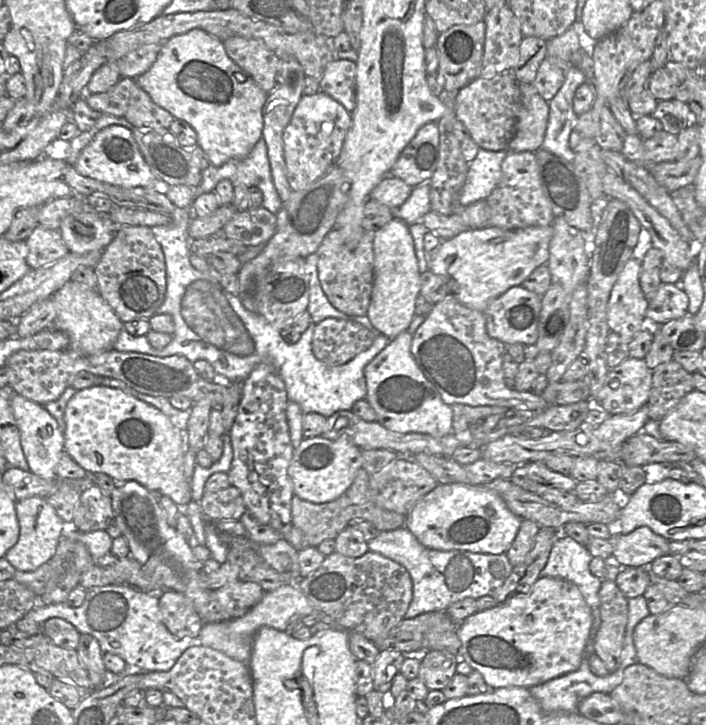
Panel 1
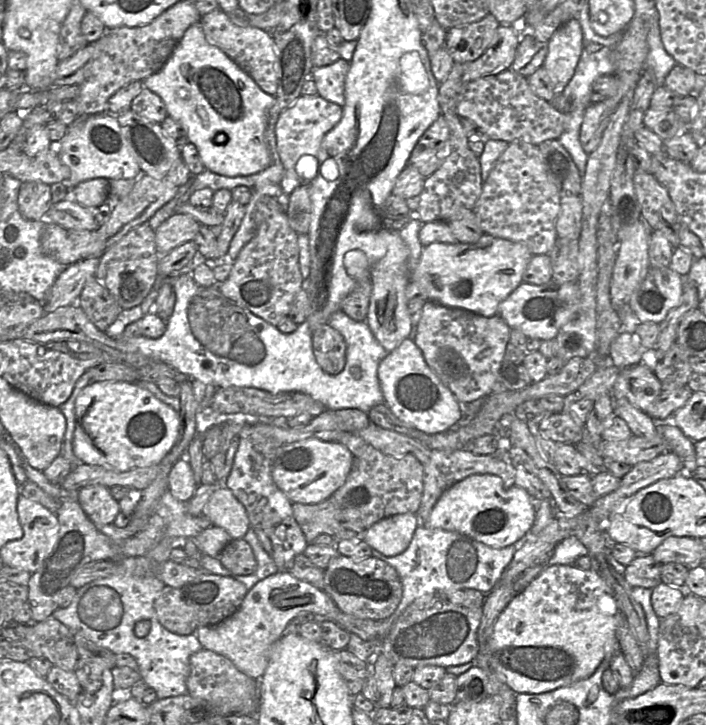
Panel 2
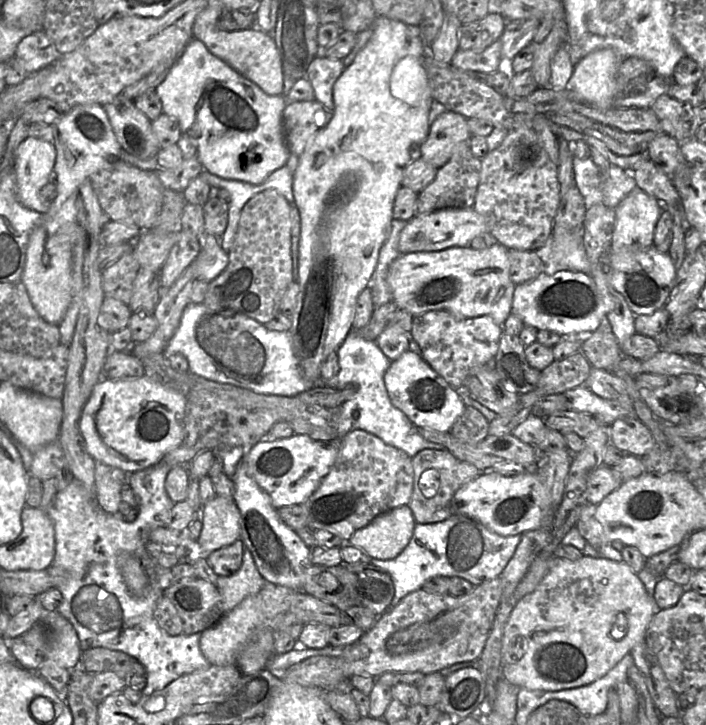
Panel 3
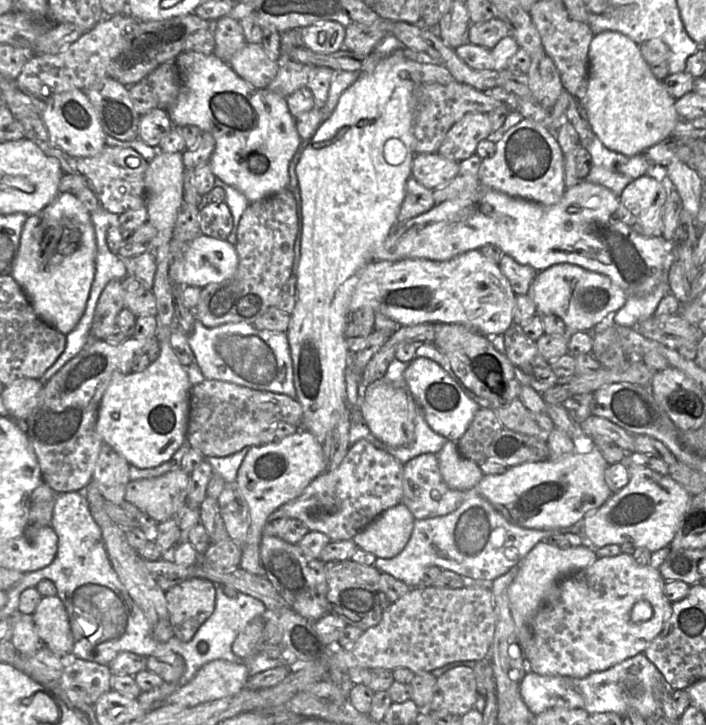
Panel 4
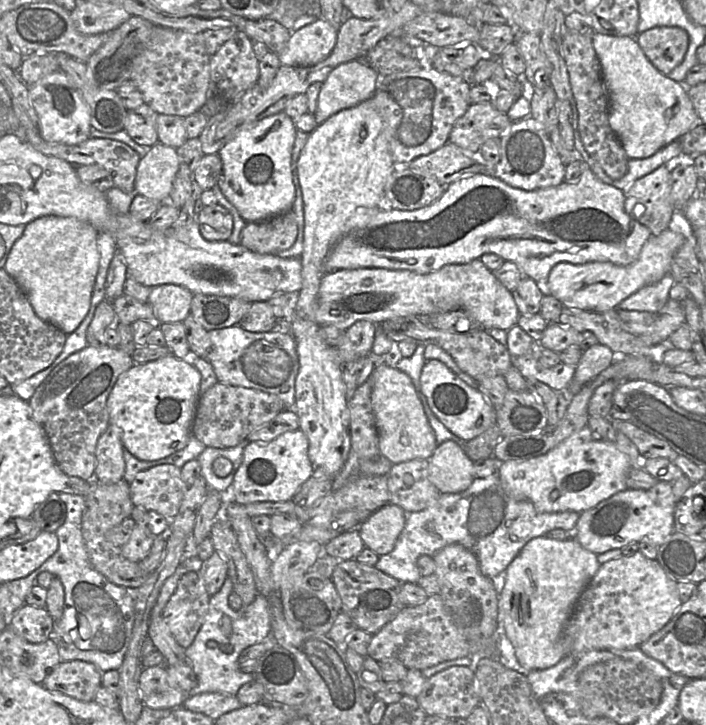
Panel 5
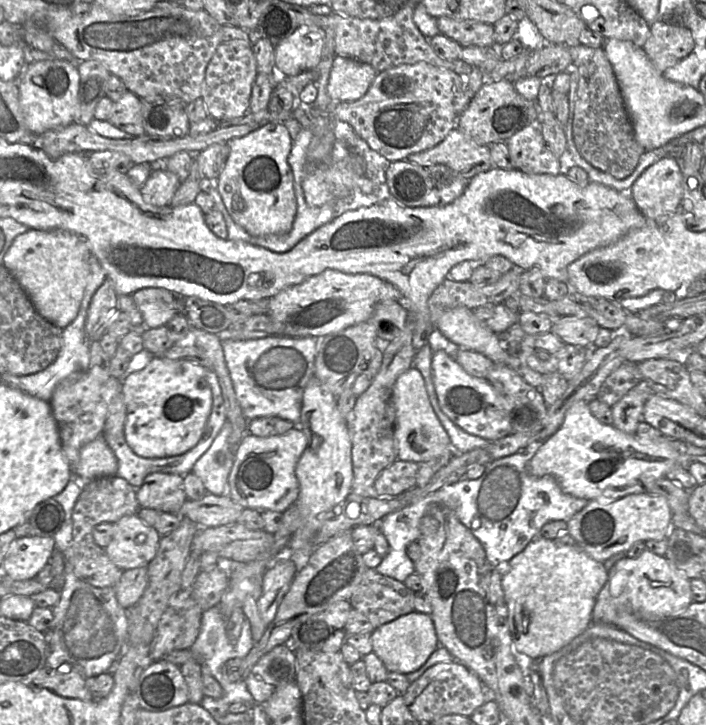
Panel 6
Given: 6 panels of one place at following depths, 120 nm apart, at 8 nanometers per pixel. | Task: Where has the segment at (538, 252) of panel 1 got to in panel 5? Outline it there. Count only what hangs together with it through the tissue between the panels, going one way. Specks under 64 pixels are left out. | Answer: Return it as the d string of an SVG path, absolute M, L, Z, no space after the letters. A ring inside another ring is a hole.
M479 258L465 264L446 265L437 271L427 274L384 268L341 269L326 272L320 282L315 303L314 320L321 327L334 326L345 331L361 320L380 324L385 320L396 317L434 317L454 310L465 310L485 330L499 328L508 331L517 325L520 317L513 292L508 290Z

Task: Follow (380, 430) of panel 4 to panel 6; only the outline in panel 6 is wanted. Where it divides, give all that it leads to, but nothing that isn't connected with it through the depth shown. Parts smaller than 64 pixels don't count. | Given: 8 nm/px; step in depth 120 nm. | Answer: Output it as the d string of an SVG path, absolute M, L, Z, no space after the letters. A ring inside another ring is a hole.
M410 367L397 378L393 387L393 401L397 418L395 443L398 460L423 463L452 449L449 435L430 403L424 379L418 369Z

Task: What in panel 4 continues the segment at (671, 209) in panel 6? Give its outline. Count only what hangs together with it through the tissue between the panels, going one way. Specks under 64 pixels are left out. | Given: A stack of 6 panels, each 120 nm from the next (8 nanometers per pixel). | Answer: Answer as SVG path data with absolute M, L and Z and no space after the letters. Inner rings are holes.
M653 176L633 179L619 196L618 218L640 235L660 237L663 210L668 197L665 183Z

